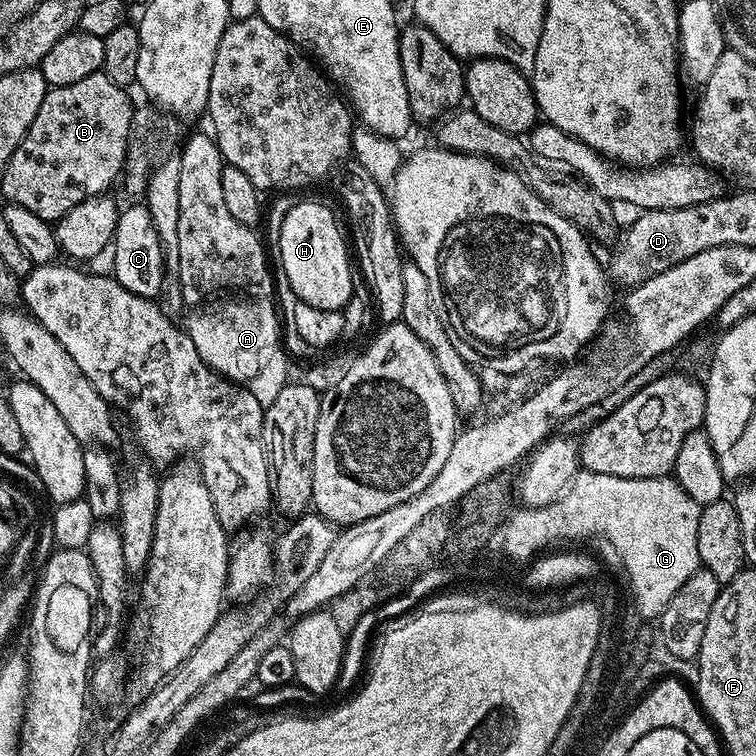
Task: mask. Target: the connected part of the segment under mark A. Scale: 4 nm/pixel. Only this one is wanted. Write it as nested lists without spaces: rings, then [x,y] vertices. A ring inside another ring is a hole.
[[[224,300],[208,302],[197,307],[188,316],[186,331],[194,342],[198,354],[202,354],[202,362],[206,362],[220,376],[237,382],[249,382],[265,365],[267,358],[275,348],[281,347],[280,320],[276,317],[276,308],[268,300]]]

